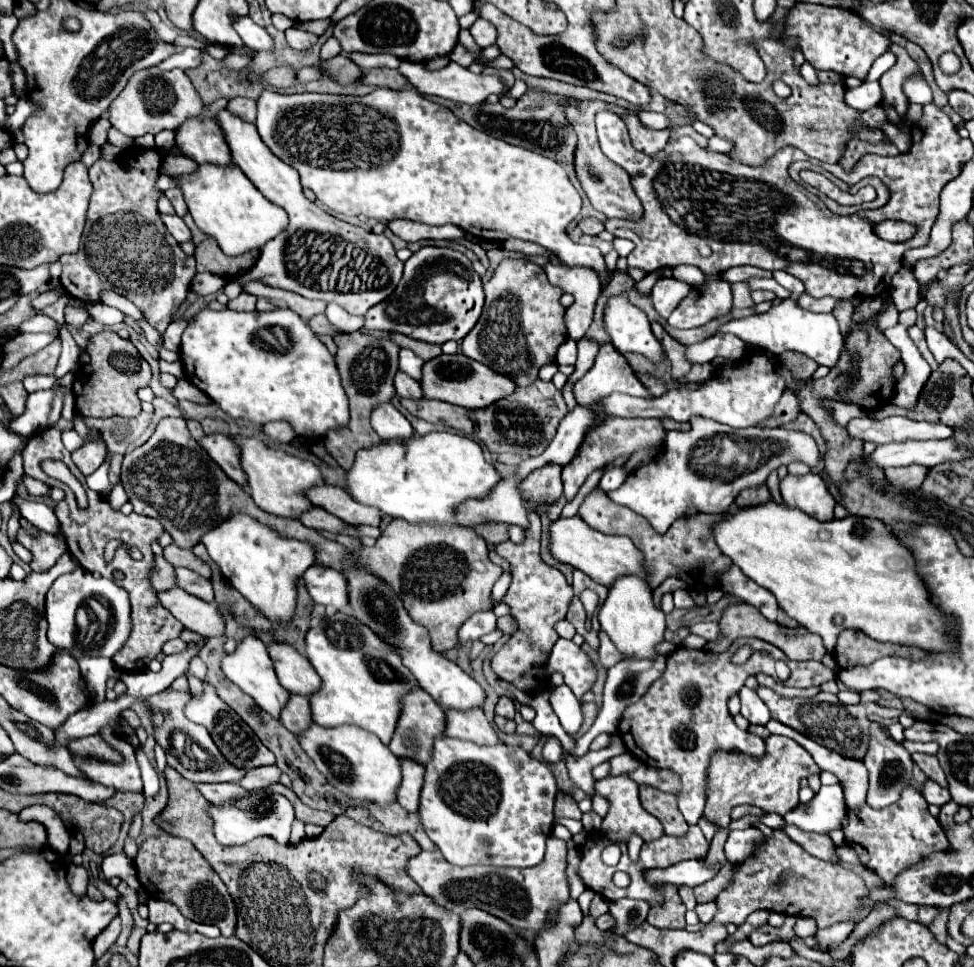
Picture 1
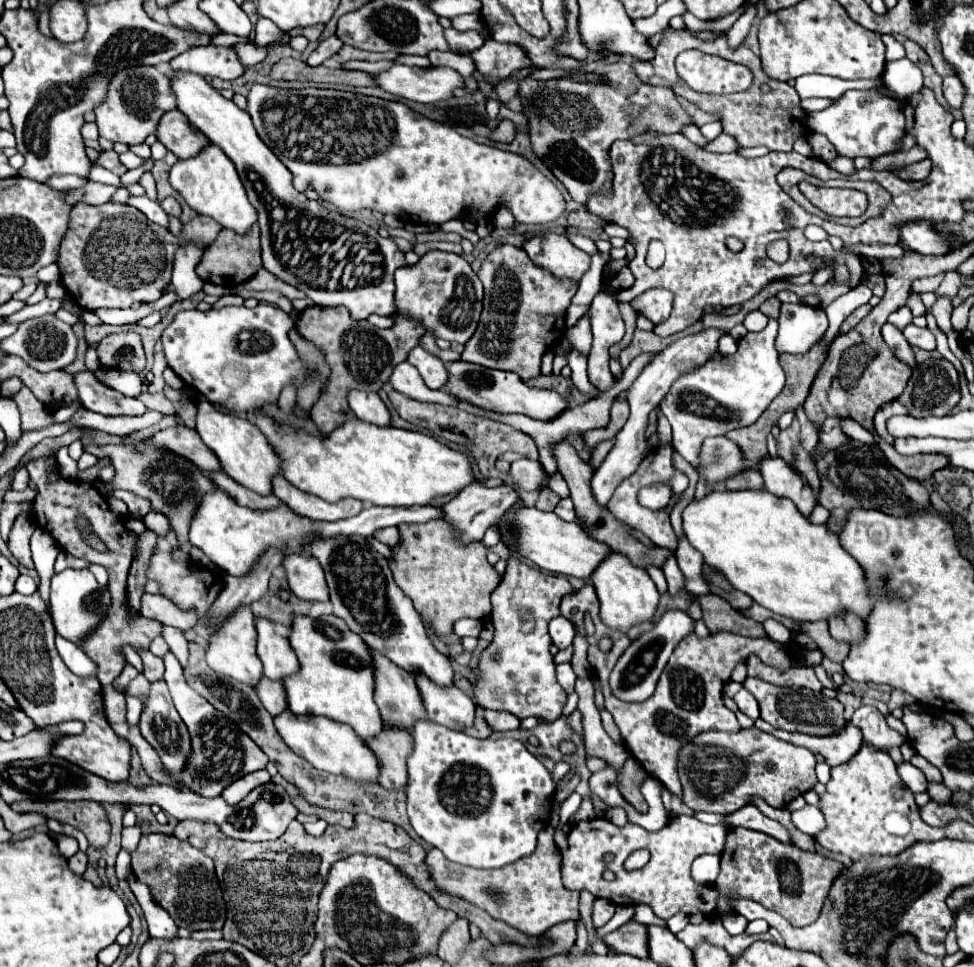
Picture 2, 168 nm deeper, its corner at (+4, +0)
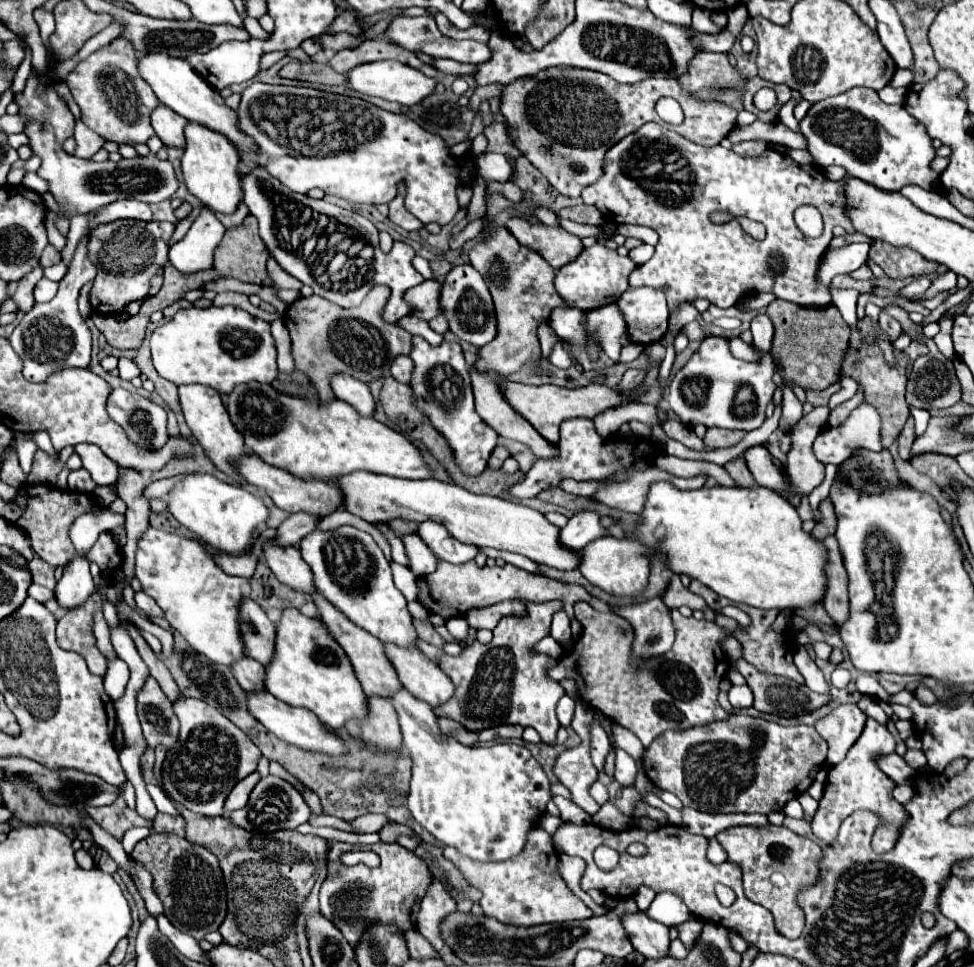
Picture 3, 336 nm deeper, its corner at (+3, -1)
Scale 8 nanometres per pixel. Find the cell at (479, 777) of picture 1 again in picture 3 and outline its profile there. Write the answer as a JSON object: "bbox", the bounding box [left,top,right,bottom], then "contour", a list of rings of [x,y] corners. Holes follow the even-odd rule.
{"bbox":[392,689,552,863],"contour":[[[406,689],[398,691],[394,697],[392,697],[392,703],[396,707],[396,713],[400,717],[400,729],[402,729],[402,737],[404,737],[404,751],[408,753],[408,757],[412,759],[412,779],[410,779],[410,793],[408,793],[408,809],[412,813],[412,817],[416,819],[416,823],[420,823],[426,831],[430,831],[442,845],[448,845],[448,847],[454,847],[460,855],[464,857],[470,857],[474,861],[482,861],[482,863],[496,863],[496,861],[506,861],[506,859],[512,859],[512,857],[518,857],[522,853],[522,849],[526,847],[526,841],[528,841],[528,833],[536,827],[536,823],[540,823],[540,817],[546,813],[546,803],[552,799],[550,795],[550,779],[546,777],[544,769],[540,767],[540,763],[534,759],[534,755],[524,747],[524,745],[518,745],[518,743],[508,743],[508,741],[496,741],[496,743],[488,743],[488,745],[476,745],[476,747],[470,747],[470,745],[464,745],[460,743],[458,739],[450,737],[450,735],[444,735],[438,727],[438,717],[434,715],[434,711],[418,701],[414,695],[410,695]]]}

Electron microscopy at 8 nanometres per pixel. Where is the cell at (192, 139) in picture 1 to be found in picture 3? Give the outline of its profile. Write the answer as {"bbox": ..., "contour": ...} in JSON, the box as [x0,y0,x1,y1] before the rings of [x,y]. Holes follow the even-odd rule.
{"bbox":[152,105,188,149],"contour":[[[158,105],[152,111],[152,127],[166,147],[184,149],[184,145],[186,145],[186,139],[184,139],[186,123],[188,123],[186,119],[182,119],[178,113],[174,113],[166,105]]]}

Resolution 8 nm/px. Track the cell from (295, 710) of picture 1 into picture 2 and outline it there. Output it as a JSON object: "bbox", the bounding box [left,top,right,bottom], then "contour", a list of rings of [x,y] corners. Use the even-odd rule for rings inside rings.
{"bbox":[255,676,287,716],"contour":[[[261,676],[255,692],[271,716],[277,716],[287,708],[287,698],[285,698],[285,690],[281,682],[273,682],[267,676]]]}

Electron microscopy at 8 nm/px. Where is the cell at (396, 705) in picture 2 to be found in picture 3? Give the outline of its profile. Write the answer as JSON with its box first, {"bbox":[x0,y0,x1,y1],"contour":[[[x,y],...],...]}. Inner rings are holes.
{"bbox":[312,593,402,697],"contour":[[[314,593],[312,599],[318,605],[318,617],[328,625],[330,633],[334,635],[334,639],[342,645],[342,649],[346,651],[346,655],[350,657],[354,671],[358,675],[358,681],[364,689],[364,693],[368,697],[392,697],[394,693],[398,693],[398,689],[402,689],[402,683],[398,679],[398,673],[394,671],[394,665],[390,661],[386,661],[386,653],[384,653],[384,645],[372,637],[370,633],[366,633],[364,629],[352,625],[334,605],[330,605],[320,593]]]}

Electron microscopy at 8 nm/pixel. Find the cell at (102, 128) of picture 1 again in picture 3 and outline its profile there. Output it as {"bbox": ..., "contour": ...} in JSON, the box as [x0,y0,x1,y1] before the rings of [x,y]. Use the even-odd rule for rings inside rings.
{"bbox":[74,121,104,159],"contour":[[[76,121],[76,129],[74,129],[74,139],[76,139],[76,157],[86,157],[90,159],[102,145],[104,139],[100,135],[96,135],[90,127],[86,127],[82,121]]]}

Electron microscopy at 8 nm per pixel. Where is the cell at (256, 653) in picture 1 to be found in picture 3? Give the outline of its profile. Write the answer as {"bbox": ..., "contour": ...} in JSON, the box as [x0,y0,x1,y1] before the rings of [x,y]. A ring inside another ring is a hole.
{"bbox":[136,527,248,667],"contour":[[[150,527],[140,543],[138,543],[138,551],[136,551],[136,577],[142,583],[142,591],[146,595],[150,595],[164,611],[164,619],[182,633],[182,637],[194,647],[198,649],[200,655],[208,657],[212,663],[218,665],[226,665],[232,667],[234,661],[242,659],[246,655],[246,645],[240,633],[240,603],[244,599],[242,589],[248,583],[248,579],[242,577],[230,577],[226,575],[214,561],[212,555],[204,549],[196,549],[188,553],[188,547],[202,547],[196,539],[186,539],[174,533],[166,533],[160,529]]]}

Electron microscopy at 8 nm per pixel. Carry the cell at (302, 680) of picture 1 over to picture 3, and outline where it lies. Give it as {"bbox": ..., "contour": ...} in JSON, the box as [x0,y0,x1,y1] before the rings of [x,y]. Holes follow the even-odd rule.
{"bbox":[242,599,276,665],"contour":[[[252,599],[242,601],[242,637],[246,651],[252,659],[268,665],[276,651],[276,627],[270,623],[266,613]]]}

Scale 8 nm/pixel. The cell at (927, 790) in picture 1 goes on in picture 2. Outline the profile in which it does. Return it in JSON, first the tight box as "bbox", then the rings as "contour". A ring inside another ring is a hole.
{"bbox":[897,762,927,794],"contour":[[[901,762],[901,764],[897,764],[897,772],[899,772],[903,784],[905,784],[911,792],[917,794],[917,792],[925,792],[925,790],[927,790],[927,780],[925,780],[923,772],[917,770],[913,764]]]}

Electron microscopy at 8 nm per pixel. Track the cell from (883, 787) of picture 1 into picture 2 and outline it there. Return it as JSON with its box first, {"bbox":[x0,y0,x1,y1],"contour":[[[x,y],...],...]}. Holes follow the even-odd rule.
{"bbox":[853,706,905,750],"contour":[[[861,706],[853,714],[853,724],[863,730],[863,740],[879,750],[889,750],[891,746],[905,744],[905,736],[889,728],[885,716],[875,706]]]}

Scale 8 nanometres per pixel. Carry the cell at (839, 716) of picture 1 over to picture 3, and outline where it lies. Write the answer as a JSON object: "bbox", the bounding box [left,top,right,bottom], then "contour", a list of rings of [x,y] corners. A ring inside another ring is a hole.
{"bbox":[736,659,832,717],"contour":[[[744,659],[736,661],[738,671],[744,675],[748,687],[754,693],[754,709],[758,709],[760,713],[774,713],[780,717],[800,717],[800,715],[808,715],[824,705],[828,705],[832,701],[830,695],[820,695],[810,691],[806,685],[798,685],[794,681],[788,681],[786,677],[776,677],[776,675],[768,675],[768,673],[760,673],[756,671],[750,663],[746,663]]]}

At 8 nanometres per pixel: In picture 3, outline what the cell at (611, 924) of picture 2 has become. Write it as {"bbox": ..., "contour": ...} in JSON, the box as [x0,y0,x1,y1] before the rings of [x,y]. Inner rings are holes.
{"bbox":[644,893,692,925],"contour":[[[658,893],[652,905],[644,911],[648,917],[664,923],[664,925],[680,925],[692,919],[692,913],[684,907],[684,901],[672,893]]]}

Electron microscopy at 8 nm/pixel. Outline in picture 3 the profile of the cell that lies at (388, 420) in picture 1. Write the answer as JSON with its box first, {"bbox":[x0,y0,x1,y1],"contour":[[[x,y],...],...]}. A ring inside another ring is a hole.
{"bbox":[332,375,376,417],"contour":[[[334,375],[332,389],[334,389],[334,393],[336,393],[338,399],[346,401],[348,405],[352,405],[360,415],[374,417],[376,403],[374,403],[374,397],[372,397],[372,393],[370,393],[370,389],[368,389],[366,383],[358,381],[354,377]]]}

